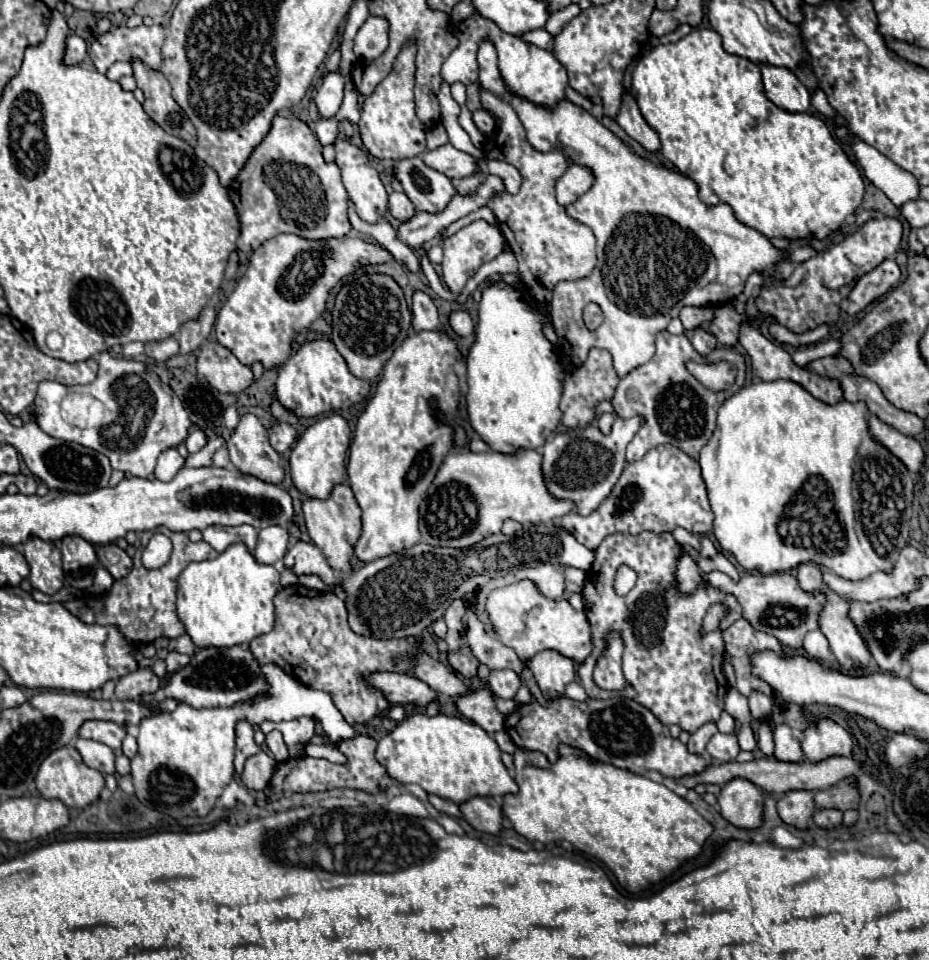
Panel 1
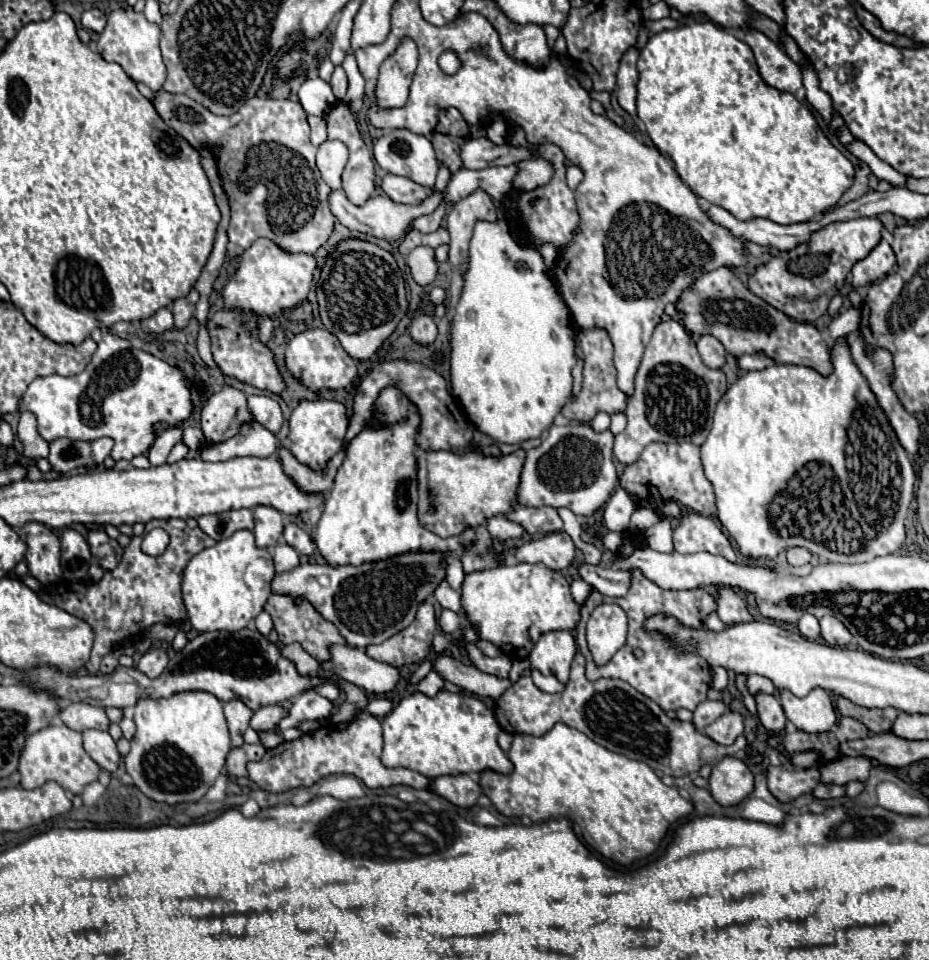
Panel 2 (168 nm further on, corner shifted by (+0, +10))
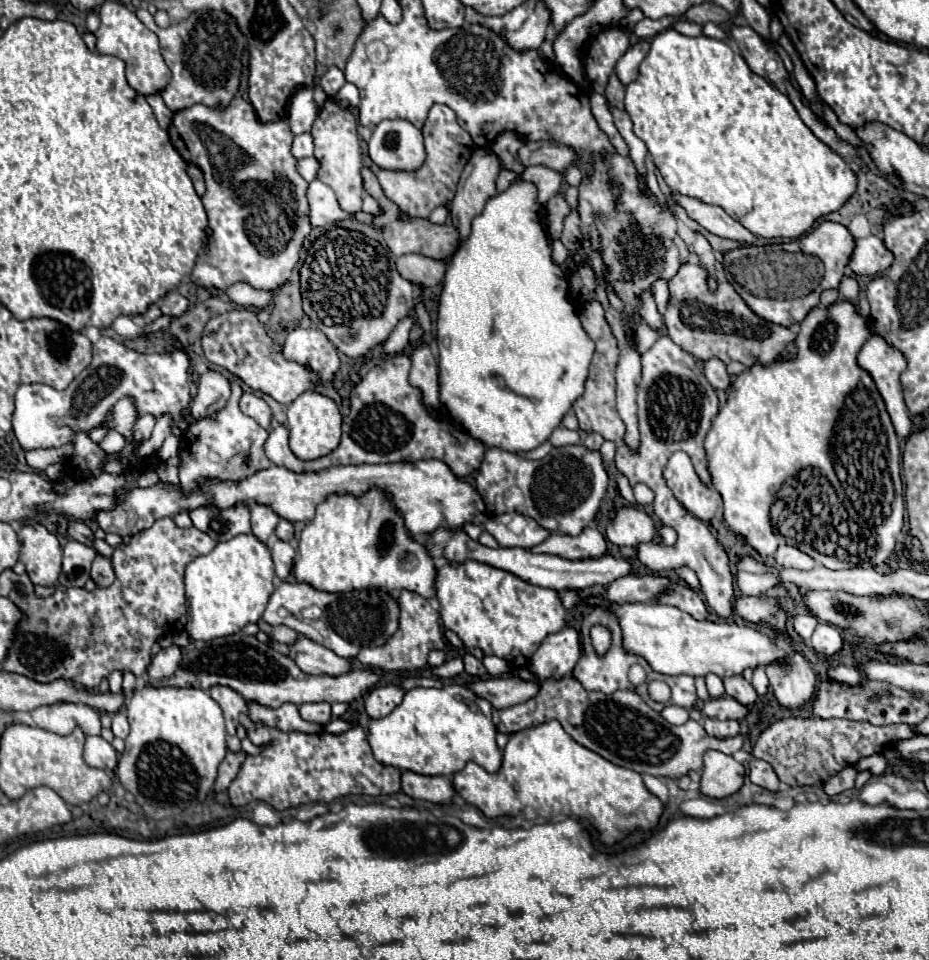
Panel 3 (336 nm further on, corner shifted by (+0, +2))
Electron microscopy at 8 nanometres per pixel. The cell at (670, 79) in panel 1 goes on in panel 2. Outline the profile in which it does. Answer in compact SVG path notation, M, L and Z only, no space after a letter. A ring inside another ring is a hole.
M691 20L687 24L683 24L681 28L675 30L663 30L659 34L655 34L647 46L639 52L639 60L637 60L637 70L639 70L639 84L637 84L637 114L643 120L643 124L647 126L647 134L651 136L653 144L675 162L675 168L681 176L681 180L701 198L709 200L711 204L717 204L721 208L725 208L729 214L733 214L737 220L753 220L753 218L767 218L773 220L777 224L795 224L795 222L807 222L811 220L815 214L823 214L827 208L835 206L839 202L839 198L845 194L845 190L853 184L855 178L855 168L849 162L849 158L845 158L841 154L841 150L837 150L831 140L825 136L825 132L819 128L815 116L811 114L811 110L801 104L793 94L789 92L781 92L777 88L767 86L761 80L761 74L757 70L755 64L755 56L753 50L741 42L739 38L735 38L729 30L709 22L709 20Z

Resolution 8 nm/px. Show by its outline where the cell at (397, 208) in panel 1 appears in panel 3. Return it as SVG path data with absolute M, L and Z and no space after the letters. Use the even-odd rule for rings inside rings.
M443 104L431 106L421 132L423 132L423 140L425 140L427 158L425 158L423 166L417 168L417 172L381 168L377 174L385 196L391 202L395 202L403 212L407 212L409 216L415 216L415 218L427 218L433 212L433 208L451 204L453 194L457 190L457 178L461 176L465 162L471 158L471 152L475 150L471 136L457 124L457 116L453 114L453 110Z

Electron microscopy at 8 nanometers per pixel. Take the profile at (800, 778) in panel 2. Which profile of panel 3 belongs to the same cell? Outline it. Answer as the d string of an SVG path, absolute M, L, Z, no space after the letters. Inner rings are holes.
M757 758L749 760L749 780L771 792L779 790L779 778L777 774L773 774L773 768L767 762L761 762Z

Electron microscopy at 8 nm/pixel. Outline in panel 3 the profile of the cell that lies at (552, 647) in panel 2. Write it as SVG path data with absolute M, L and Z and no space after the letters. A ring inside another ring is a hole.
M565 626L563 630L549 634L549 638L545 638L539 650L531 656L529 670L541 680L547 678L559 680L571 674L579 656L581 656L579 632L571 626Z

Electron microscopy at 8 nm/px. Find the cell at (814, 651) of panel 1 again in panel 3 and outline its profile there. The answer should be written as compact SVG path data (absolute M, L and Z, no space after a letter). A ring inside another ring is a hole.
M797 614L795 620L793 620L793 626L795 626L797 634L799 634L805 642L809 642L809 638L811 638L811 634L813 634L813 630L815 630L817 624L819 624L819 620L817 620L813 614Z

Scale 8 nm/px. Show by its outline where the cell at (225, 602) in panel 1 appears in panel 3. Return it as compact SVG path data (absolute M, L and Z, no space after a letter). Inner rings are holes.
M239 534L227 542L219 542L209 554L195 558L185 568L185 590L187 590L187 604L189 604L189 622L185 626L187 634L193 640L213 640L221 636L231 636L239 632L249 622L259 622L267 600L273 588L273 560L269 548L255 538L253 534Z

